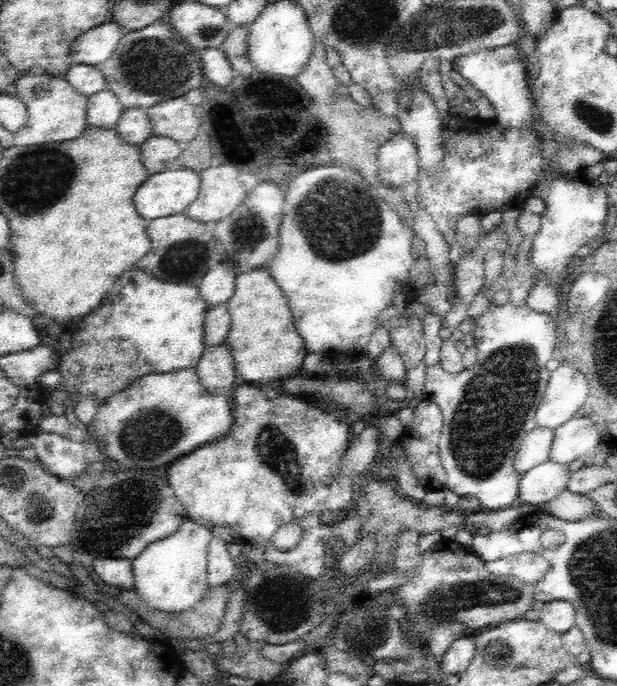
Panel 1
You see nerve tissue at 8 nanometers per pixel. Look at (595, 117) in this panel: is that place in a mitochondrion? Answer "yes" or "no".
yes

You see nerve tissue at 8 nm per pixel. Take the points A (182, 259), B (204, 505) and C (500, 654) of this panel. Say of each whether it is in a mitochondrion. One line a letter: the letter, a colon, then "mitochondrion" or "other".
A: mitochondrion
B: other
C: mitochondrion

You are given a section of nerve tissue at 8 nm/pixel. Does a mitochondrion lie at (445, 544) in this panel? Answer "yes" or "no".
no

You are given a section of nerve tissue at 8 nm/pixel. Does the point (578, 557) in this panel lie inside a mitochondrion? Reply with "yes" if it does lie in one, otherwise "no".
yes

